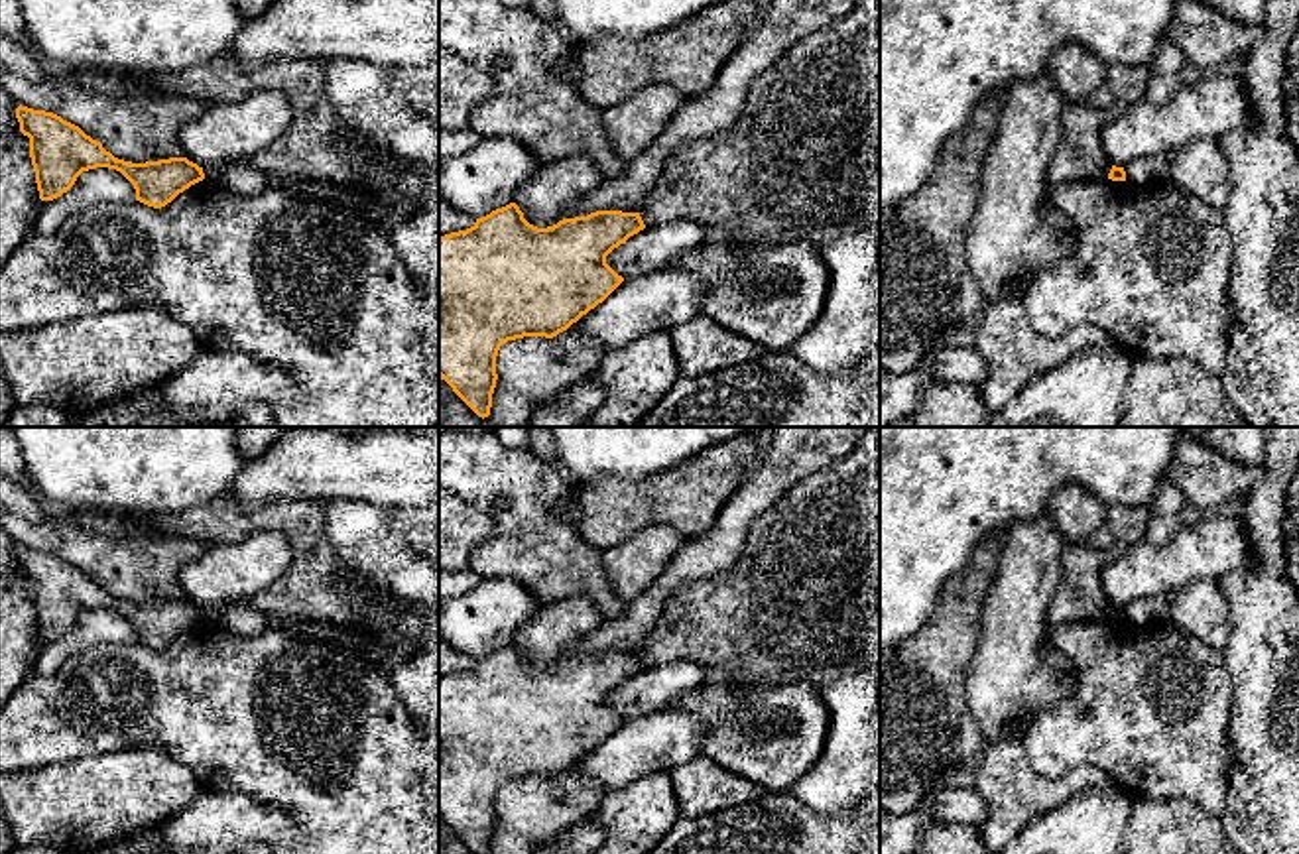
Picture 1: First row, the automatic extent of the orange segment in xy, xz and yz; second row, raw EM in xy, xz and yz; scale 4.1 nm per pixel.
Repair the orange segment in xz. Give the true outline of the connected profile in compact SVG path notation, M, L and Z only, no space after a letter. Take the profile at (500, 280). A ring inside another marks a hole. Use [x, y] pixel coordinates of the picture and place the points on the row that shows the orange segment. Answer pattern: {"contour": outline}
{"contour": "M516 203L439 238L439 378L488 417L504 342L553 338L622 281L606 256L644 230L640 213L596 211L537 228Z"}

